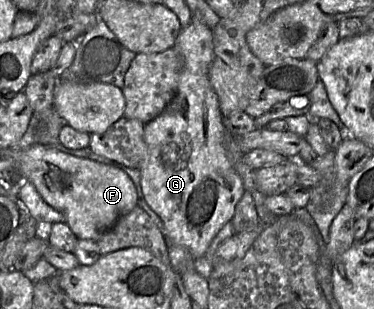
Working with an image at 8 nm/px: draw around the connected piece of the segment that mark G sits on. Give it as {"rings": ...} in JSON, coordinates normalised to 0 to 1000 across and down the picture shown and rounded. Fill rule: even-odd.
{"rings":[[[513,55],[508,74],[484,94],[463,155],[476,165],[489,207],[476,291],[439,359],[388,401],[393,511],[374,550],[377,602],[390,657],[439,722],[441,767],[460,786],[495,799],[521,838],[548,825],[580,754],[620,712],[631,663],[658,612],[607,498],[596,372],[559,256],[559,227],[572,191],[567,94]]]}

